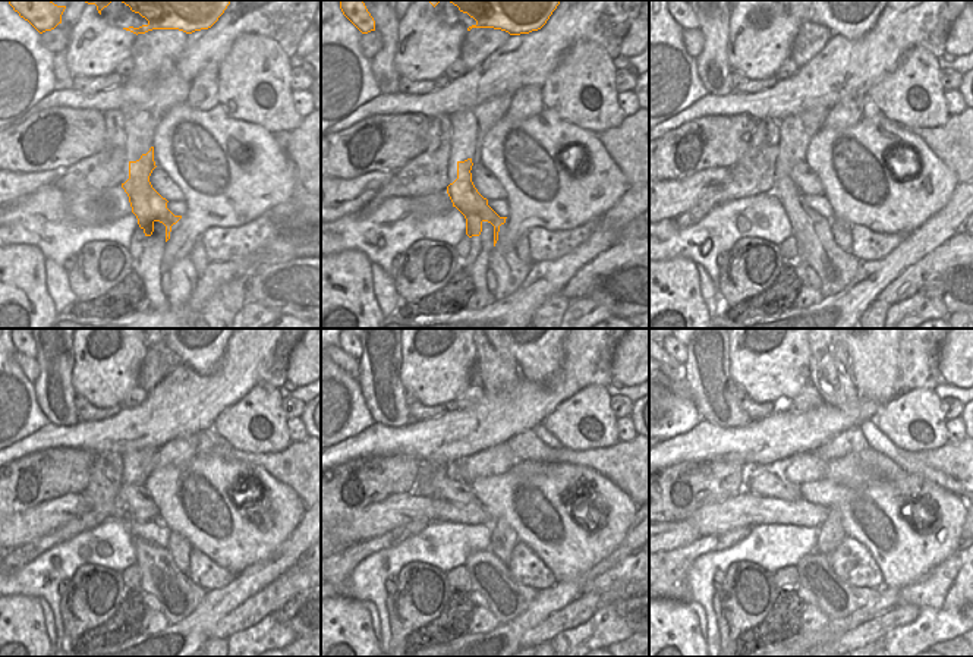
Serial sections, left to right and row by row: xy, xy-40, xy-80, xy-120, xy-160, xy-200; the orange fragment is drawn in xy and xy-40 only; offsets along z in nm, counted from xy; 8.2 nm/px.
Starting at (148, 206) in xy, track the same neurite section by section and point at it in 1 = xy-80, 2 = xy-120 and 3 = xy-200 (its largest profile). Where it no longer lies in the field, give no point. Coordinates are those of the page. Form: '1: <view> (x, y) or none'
1: xy-80 (809, 228)
2: xy-120 (153, 560)
3: xy-200 (814, 563)

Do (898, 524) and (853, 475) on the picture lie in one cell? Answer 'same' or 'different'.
different

